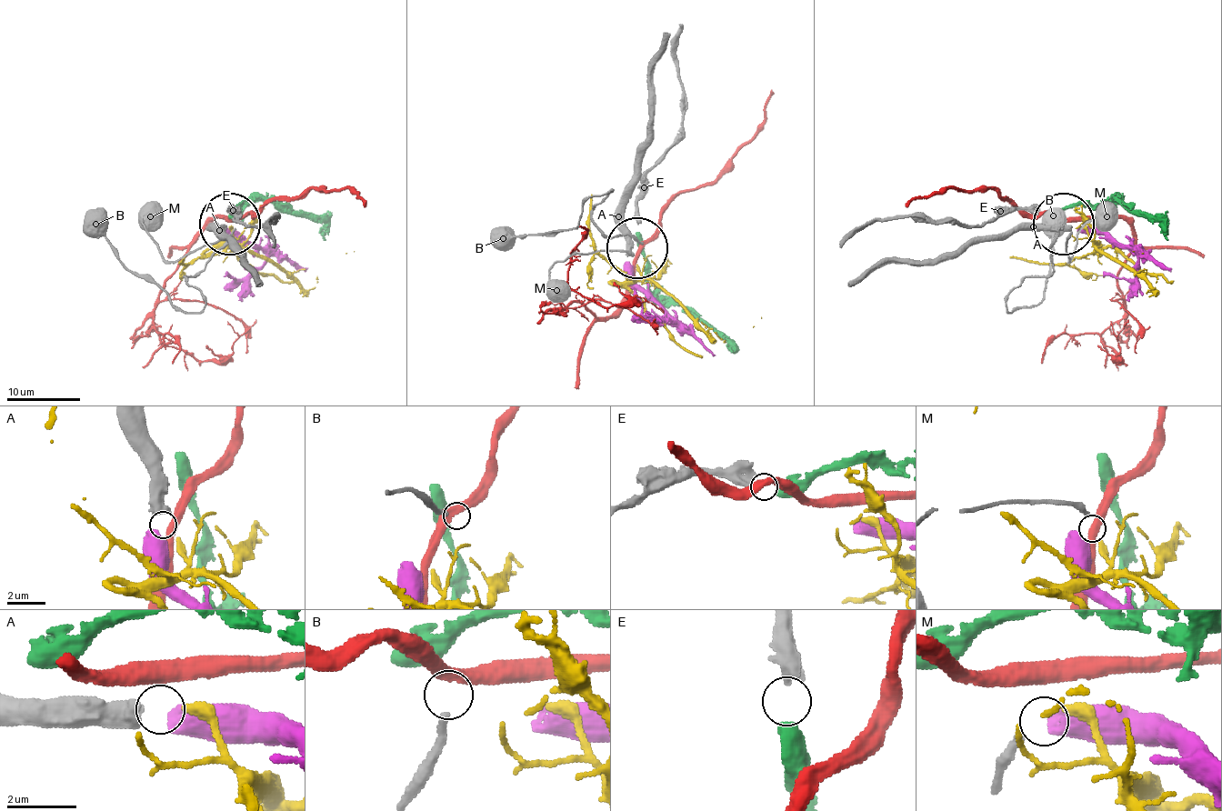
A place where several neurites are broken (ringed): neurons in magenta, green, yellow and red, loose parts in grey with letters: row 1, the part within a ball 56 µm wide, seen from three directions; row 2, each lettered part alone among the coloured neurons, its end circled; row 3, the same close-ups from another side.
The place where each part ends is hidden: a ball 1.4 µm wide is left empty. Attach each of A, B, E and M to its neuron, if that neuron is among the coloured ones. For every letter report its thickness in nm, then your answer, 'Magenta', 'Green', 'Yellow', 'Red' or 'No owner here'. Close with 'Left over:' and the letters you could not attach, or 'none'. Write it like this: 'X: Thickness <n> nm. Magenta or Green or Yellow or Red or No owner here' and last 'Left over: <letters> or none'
A: Thickness 500 nm. Magenta
B: Thickness 190 nm. No owner here
E: Thickness 480 nm. Green
M: Thickness 240 nm. Yellow
Left over: B

